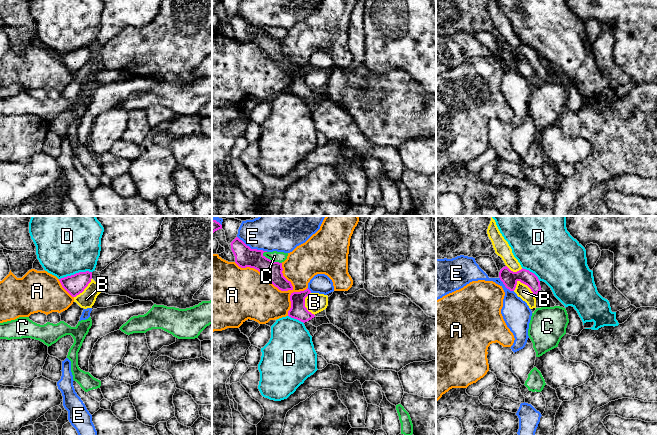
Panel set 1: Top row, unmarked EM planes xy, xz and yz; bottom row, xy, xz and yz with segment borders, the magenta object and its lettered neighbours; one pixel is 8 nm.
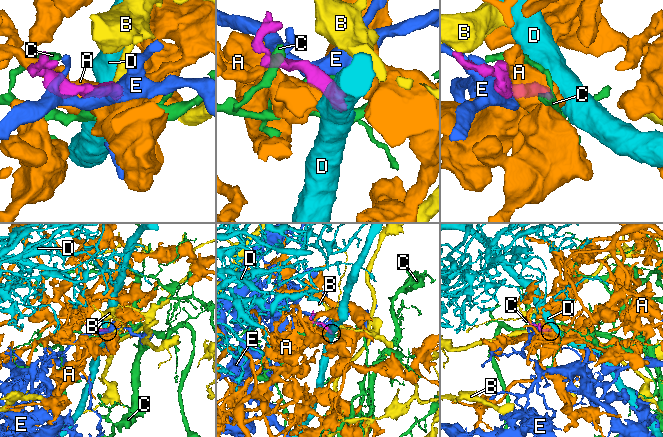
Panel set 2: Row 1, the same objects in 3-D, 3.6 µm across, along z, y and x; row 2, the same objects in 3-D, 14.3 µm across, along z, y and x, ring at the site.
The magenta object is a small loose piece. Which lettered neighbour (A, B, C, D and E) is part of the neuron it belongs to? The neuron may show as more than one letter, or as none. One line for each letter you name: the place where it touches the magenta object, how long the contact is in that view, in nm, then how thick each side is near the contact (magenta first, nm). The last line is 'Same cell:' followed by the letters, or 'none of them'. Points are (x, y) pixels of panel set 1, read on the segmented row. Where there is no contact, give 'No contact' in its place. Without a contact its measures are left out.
Same cell: none of them

